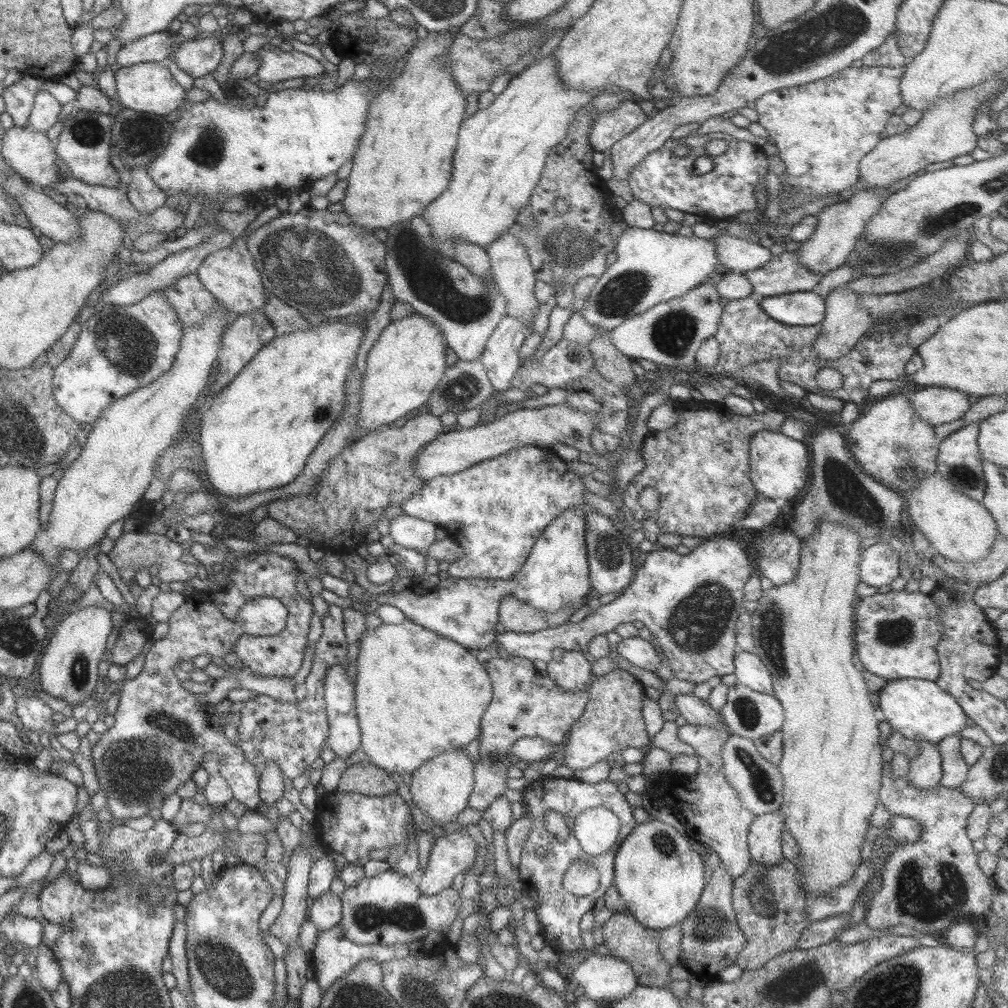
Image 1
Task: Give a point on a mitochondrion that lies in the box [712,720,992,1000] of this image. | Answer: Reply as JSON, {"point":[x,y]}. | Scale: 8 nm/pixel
{"point":[914,899]}

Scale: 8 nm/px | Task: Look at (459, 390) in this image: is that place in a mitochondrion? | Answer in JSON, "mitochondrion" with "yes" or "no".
{"mitochondrion":"yes"}

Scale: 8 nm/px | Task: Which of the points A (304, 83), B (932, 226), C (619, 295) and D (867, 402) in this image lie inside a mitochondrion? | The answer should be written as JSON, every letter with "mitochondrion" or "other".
{"A":"other","B":"mitochondrion","C":"mitochondrion","D":"other"}

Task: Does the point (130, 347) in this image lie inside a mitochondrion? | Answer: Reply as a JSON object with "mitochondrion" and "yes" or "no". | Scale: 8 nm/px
{"mitochondrion":"yes"}

